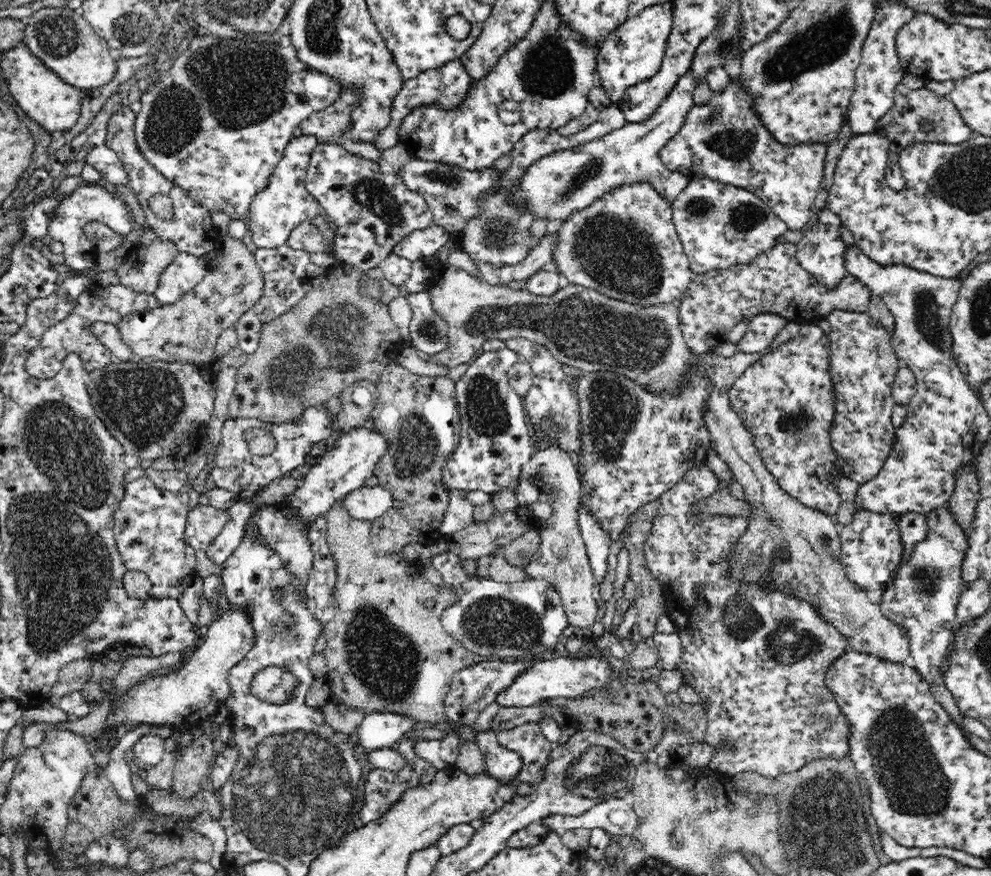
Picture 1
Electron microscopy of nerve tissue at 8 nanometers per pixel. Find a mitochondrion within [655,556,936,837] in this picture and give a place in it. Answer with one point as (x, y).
(790, 644)

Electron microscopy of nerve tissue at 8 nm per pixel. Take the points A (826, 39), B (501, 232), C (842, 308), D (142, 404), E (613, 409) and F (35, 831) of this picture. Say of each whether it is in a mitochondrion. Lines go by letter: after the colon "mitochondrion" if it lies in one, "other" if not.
A: mitochondrion
B: mitochondrion
C: other
D: mitochondrion
E: mitochondrion
F: other

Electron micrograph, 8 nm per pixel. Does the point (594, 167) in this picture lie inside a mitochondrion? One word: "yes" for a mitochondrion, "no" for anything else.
yes

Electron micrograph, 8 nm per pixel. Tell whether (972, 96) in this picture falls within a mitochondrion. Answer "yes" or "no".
no

